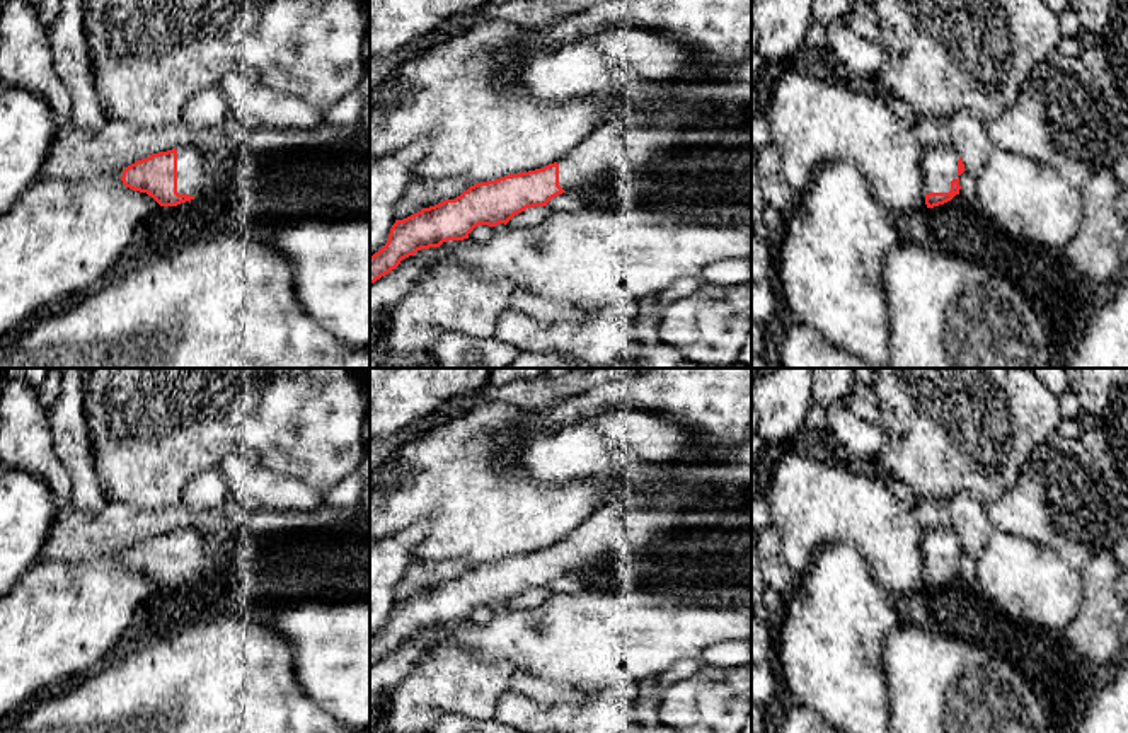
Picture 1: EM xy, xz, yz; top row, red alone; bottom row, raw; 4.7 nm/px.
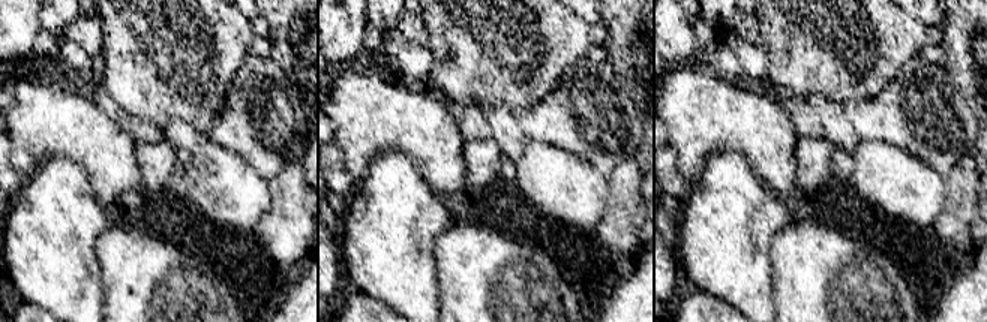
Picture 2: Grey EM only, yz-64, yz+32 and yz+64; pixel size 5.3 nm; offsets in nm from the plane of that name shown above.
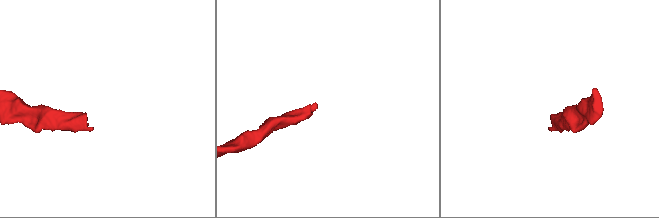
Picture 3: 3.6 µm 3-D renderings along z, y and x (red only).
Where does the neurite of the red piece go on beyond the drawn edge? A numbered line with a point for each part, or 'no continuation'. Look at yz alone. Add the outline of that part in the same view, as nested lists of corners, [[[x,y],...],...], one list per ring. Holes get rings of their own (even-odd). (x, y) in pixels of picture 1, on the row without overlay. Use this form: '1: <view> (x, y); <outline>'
1: yz (939, 548); [[[952,527],[924,530],[922,556],[925,561],[925,576],[951,573],[951,563],[959,559],[958,542],[959,537]]]

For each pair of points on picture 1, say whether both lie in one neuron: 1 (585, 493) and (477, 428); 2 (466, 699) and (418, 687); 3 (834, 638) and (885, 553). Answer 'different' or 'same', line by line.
1: same
2: same
3: different

